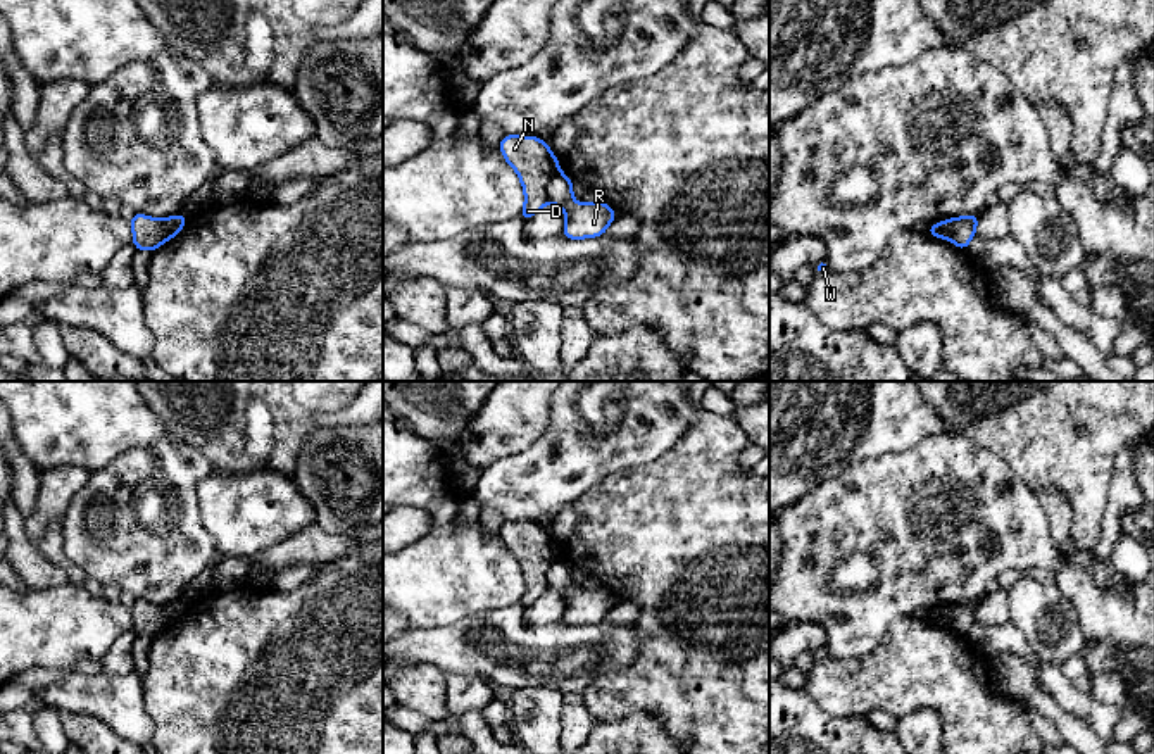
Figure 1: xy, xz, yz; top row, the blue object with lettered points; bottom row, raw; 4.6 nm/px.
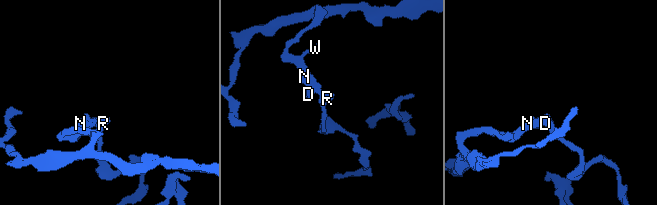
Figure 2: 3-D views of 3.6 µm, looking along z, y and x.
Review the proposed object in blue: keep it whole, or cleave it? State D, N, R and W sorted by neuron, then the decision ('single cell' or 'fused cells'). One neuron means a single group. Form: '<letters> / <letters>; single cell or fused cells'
D N W / R; fused cells

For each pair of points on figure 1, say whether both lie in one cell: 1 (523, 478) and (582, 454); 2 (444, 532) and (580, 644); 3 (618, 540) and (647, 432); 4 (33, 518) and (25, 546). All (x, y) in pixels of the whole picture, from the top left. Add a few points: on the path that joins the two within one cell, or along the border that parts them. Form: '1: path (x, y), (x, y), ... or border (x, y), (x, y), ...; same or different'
1: path (537, 478), (547, 477), (568, 459); same
2: border (518, 601), (480, 613); different
3: border (673, 444), (661, 456), (618, 470), (601, 480); different
4: border (23, 518), (23, 528), (37, 542); different

